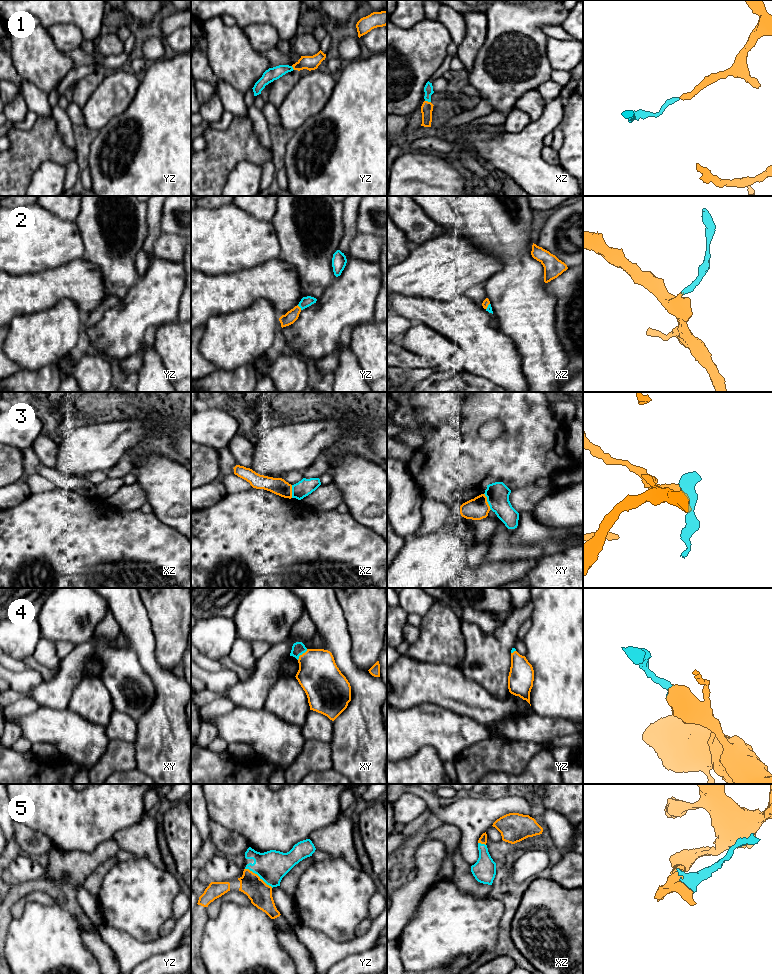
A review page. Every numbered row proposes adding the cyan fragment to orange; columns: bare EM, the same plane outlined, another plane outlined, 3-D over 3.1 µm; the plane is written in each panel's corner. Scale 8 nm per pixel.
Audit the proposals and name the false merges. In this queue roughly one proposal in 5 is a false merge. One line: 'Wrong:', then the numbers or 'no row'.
Wrong: 3

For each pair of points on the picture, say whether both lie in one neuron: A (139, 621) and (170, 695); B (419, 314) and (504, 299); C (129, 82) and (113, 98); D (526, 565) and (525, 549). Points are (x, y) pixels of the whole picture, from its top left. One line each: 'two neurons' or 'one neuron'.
A: one neuron
B: two neurons
C: one neuron
D: two neurons

